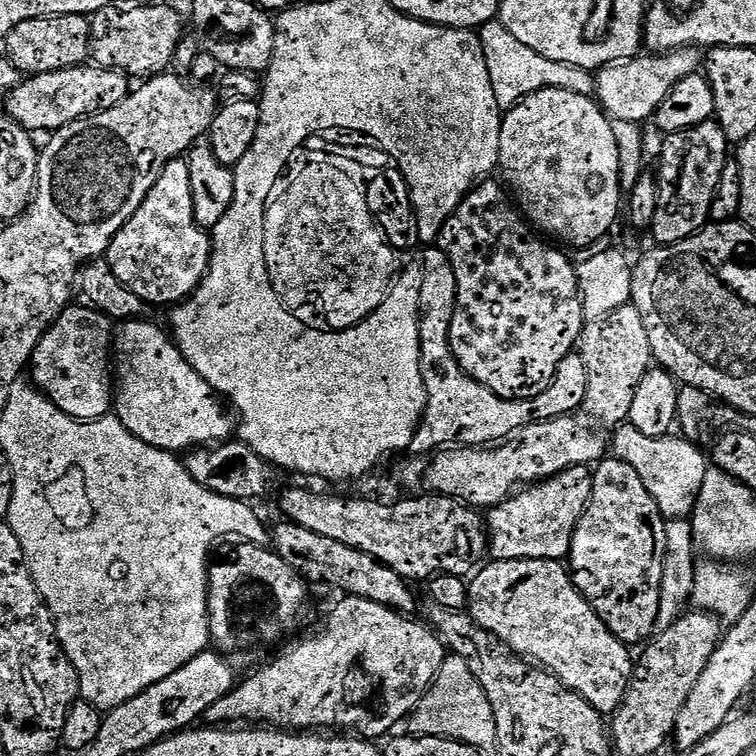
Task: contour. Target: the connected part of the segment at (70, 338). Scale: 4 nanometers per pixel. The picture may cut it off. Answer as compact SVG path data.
M71 306L57 315L32 352L31 383L72 420L103 420L114 408L114 376L110 371L113 321L101 312Z

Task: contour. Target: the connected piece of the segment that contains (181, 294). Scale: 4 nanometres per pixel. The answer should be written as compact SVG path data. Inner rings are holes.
M177 158L165 165L158 174L158 180L154 182L150 194L146 194L142 206L138 206L135 214L118 230L118 234L112 237L106 253L114 278L118 278L118 282L122 282L126 290L138 294L138 298L145 300L149 306L156 304L175 306L180 301L188 299L208 272L210 236L205 229L196 224L192 214L190 174L187 159Z

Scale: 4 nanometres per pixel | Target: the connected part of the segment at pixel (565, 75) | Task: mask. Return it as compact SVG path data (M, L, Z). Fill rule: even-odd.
M499 19L491 20L486 26L487 32L486 55L490 74L490 90L494 90L496 105L500 109L512 109L528 95L547 88L561 88L585 94L593 91L594 76L589 69L570 66L566 62L550 62L550 58L542 58L542 54L530 50L530 46L522 46L522 42L514 38L514 34L510 34L500 25Z

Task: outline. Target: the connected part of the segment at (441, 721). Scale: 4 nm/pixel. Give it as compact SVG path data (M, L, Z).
M451 654L445 655L435 680L428 685L426 691L411 709L406 720L407 731L413 736L445 736L447 740L461 740L463 744L468 744L472 748L483 749L487 740L489 743L489 726L493 722L493 714L488 710L487 703L488 699L484 691L470 674L470 668L466 666L466 662L462 662L462 658Z

